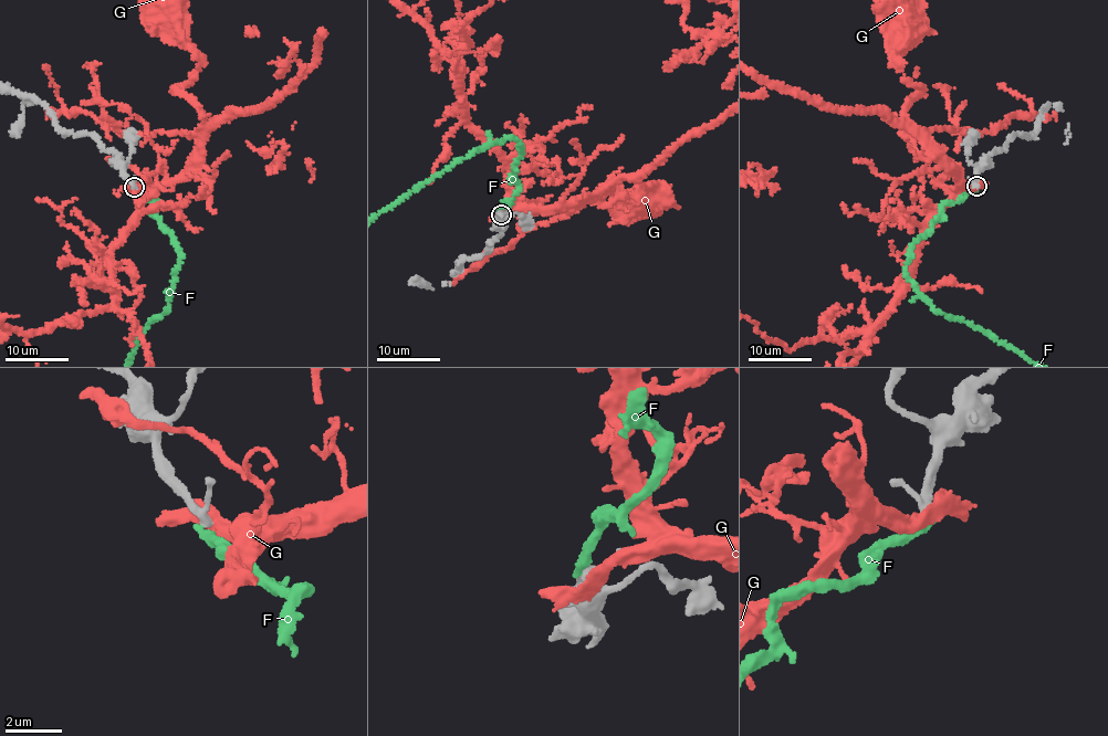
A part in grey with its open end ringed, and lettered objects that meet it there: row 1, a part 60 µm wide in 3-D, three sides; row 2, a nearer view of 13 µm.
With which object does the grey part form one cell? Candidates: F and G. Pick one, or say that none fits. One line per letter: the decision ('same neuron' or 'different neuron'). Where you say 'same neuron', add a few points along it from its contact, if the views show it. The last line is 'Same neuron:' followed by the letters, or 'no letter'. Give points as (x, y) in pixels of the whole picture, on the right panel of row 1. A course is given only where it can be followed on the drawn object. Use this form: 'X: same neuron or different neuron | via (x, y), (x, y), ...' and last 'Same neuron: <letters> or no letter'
F: different neuron
G: different neuron
Same neuron: no letter

